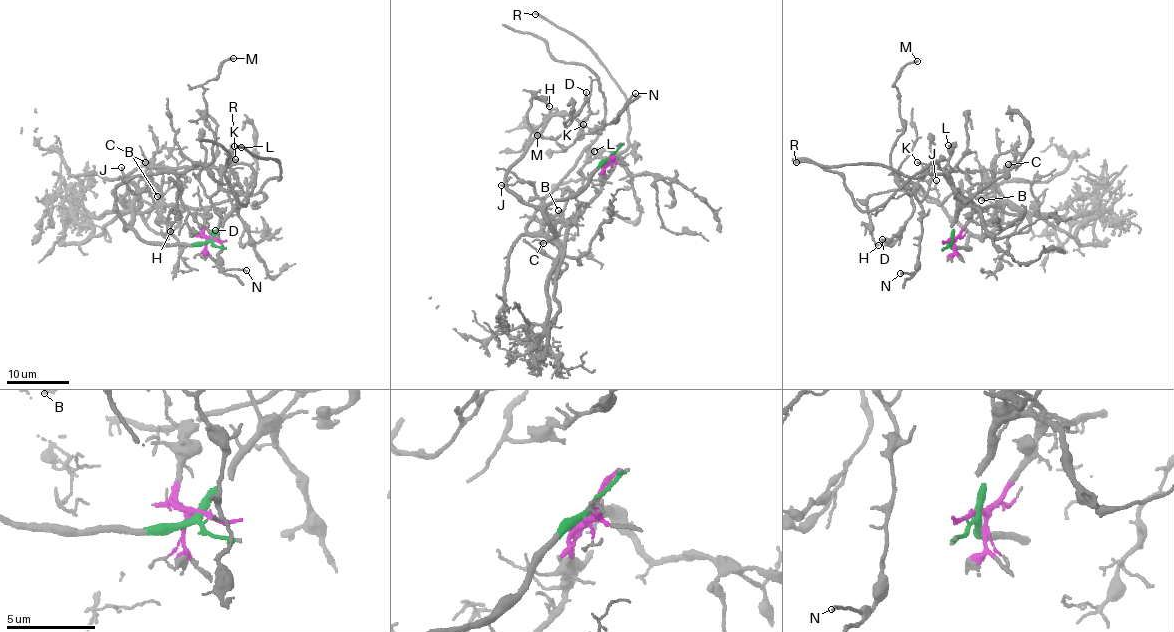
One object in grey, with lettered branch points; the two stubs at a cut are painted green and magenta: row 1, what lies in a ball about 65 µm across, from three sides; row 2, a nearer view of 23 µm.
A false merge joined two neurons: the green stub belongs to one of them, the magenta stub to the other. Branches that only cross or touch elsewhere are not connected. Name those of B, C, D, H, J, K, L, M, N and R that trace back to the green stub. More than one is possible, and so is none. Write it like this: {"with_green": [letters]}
{"with_green": ["D", "H", "J", "K", "M", "N"]}

